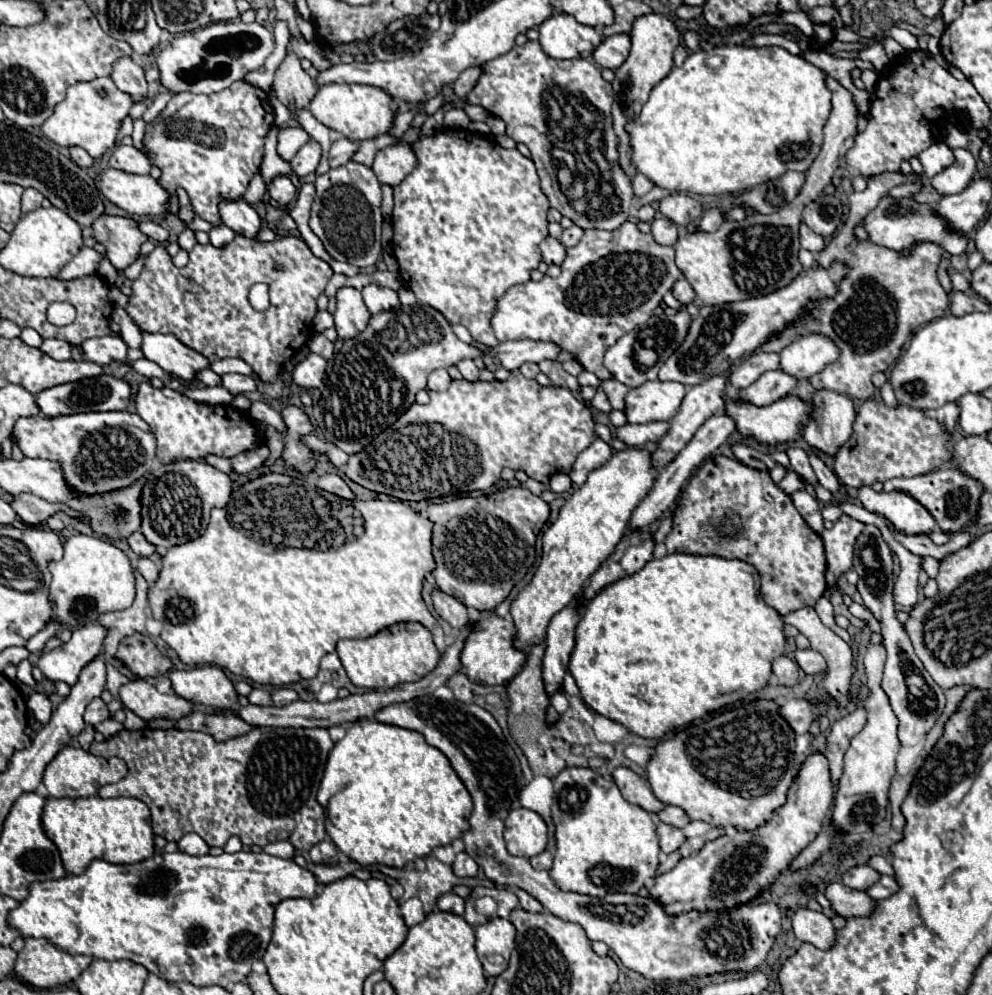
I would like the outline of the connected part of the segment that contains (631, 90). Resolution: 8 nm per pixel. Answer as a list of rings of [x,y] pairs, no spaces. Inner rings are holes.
[[[647,14],[635,20],[631,30],[631,54],[629,58],[615,70],[613,90],[615,90],[615,102],[613,102],[613,130],[619,138],[617,152],[619,152],[619,166],[633,182],[637,168],[633,168],[631,162],[631,148],[629,148],[629,132],[625,132],[625,126],[629,120],[635,120],[641,114],[641,108],[645,100],[649,98],[649,92],[669,74],[669,68],[673,68],[673,50],[679,46],[679,32],[675,24],[661,16],[661,14]]]

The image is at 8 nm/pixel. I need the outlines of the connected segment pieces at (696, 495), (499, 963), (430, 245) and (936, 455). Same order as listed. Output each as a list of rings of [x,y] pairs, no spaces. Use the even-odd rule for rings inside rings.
[[[715,454],[709,456],[697,472],[687,480],[679,494],[679,502],[673,518],[673,528],[665,538],[667,552],[687,552],[687,554],[711,554],[711,556],[723,556],[723,558],[737,558],[757,568],[761,576],[761,596],[763,600],[773,606],[779,614],[787,616],[789,612],[795,612],[797,608],[815,606],[815,602],[825,594],[825,552],[823,552],[823,540],[819,534],[815,534],[797,508],[793,506],[789,494],[785,494],[769,476],[765,470],[749,468],[741,464],[739,460]]]
[[[489,918],[475,928],[477,956],[487,974],[499,976],[507,966],[515,948],[515,928],[505,918]]]
[[[445,128],[439,130],[431,136],[423,136],[419,138],[415,144],[411,144],[415,156],[417,156],[417,168],[413,168],[413,172],[409,172],[409,176],[393,188],[393,196],[395,196],[395,206],[393,206],[393,216],[391,216],[391,224],[393,224],[393,254],[399,262],[399,276],[403,278],[405,286],[409,290],[413,290],[413,294],[417,296],[419,304],[431,306],[435,310],[439,310],[449,322],[457,322],[463,324],[475,342],[487,346],[487,348],[495,348],[499,344],[499,340],[493,336],[493,328],[491,328],[491,318],[493,312],[497,312],[497,300],[515,284],[527,282],[531,278],[531,270],[535,270],[541,262],[541,252],[539,252],[539,244],[541,240],[545,240],[547,236],[547,210],[549,210],[549,200],[543,194],[541,186],[539,186],[539,176],[535,170],[535,164],[531,158],[519,154],[519,150],[507,150],[503,146],[499,146],[495,140],[491,138],[483,138],[475,132],[469,130],[453,130],[453,128]]]
[[[867,400],[857,412],[851,438],[831,456],[835,476],[851,488],[873,486],[891,478],[913,478],[929,474],[953,460],[953,434],[941,422],[911,406],[889,408],[885,402]]]

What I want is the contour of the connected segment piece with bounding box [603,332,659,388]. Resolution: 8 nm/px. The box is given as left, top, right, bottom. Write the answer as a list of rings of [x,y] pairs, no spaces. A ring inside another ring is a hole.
[[[629,332],[623,338],[619,338],[615,346],[611,346],[605,352],[605,362],[603,362],[605,368],[611,372],[611,378],[617,378],[627,388],[639,388],[647,380],[657,380],[657,370],[659,370],[659,364],[645,372],[637,368],[635,358],[633,358],[635,338],[637,338],[637,332]]]

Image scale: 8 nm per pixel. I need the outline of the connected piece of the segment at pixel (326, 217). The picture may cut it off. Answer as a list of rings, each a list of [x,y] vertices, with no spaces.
[[[349,162],[319,176],[311,206],[311,230],[319,236],[325,250],[339,262],[371,268],[381,256],[381,184],[371,168]]]

